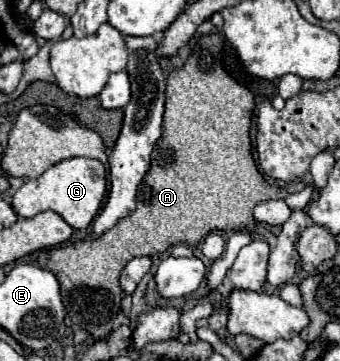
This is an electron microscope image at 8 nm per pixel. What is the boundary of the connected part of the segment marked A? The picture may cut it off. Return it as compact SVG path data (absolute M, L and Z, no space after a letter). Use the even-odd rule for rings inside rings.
M218 33L202 35L182 69L168 75L166 85L166 111L162 137L158 139L152 151L152 165L144 183L138 191L136 211L116 223L102 237L92 241L78 241L68 247L46 249L38 255L38 265L42 269L52 271L60 281L62 303L70 315L70 319L84 327L94 341L106 341L112 333L112 323L120 313L122 289L120 289L120 273L126 263L134 257L152 257L156 253L164 253L168 247L186 243L200 243L210 231L252 231L256 227L256 219L252 215L254 207L268 199L286 199L294 189L282 189L270 185L262 173L258 171L252 159L250 145L250 117L254 111L254 95L234 81L222 69L222 45L224 37Z

